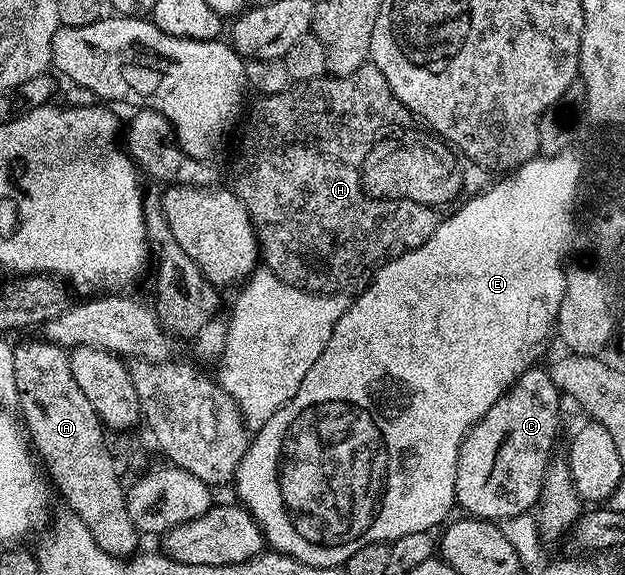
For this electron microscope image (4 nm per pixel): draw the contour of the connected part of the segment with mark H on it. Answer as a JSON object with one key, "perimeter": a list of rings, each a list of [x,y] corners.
{"perimeter":[[[370,61],[370,62],[367,62],[367,63],[365,63],[365,64],[363,64],[363,65],[362,65],[362,67],[360,67],[360,68],[359,68],[359,69],[355,69],[355,73],[351,73],[351,74],[350,74],[350,75],[338,75],[338,76],[336,76],[336,77],[322,77],[322,78],[320,78],[320,79],[309,79],[309,80],[307,80],[307,81],[306,81],[306,82],[305,82],[305,83],[293,83],[293,84],[292,84],[292,85],[290,85],[290,86],[289,86],[289,88],[288,88],[288,89],[287,89],[287,90],[285,90],[285,91],[280,91],[280,92],[279,92],[279,93],[278,93],[278,95],[267,95],[267,96],[264,96],[264,97],[261,97],[261,98],[258,98],[258,99],[257,99],[257,100],[256,100],[256,101],[257,101],[257,102],[258,102],[258,103],[257,103],[257,104],[255,104],[255,105],[254,105],[254,107],[253,107],[253,108],[251,108],[251,109],[250,109],[250,111],[249,111],[249,108],[248,108],[248,111],[247,111],[247,119],[248,119],[248,115],[249,115],[249,124],[247,124],[247,125],[246,125],[246,127],[245,127],[245,136],[243,136],[243,137],[242,137],[242,139],[241,139],[241,156],[239,156],[239,157],[238,157],[238,159],[237,159],[237,167],[238,167],[238,171],[237,171],[237,187],[236,187],[236,186],[235,186],[235,194],[236,194],[236,196],[237,196],[237,199],[238,199],[238,200],[239,200],[239,202],[241,202],[241,204],[243,204],[243,205],[244,205],[244,206],[245,206],[245,208],[246,208],[246,209],[247,209],[247,213],[248,213],[248,214],[249,214],[249,220],[251,220],[251,221],[252,221],[252,222],[253,222],[253,230],[254,230],[254,232],[255,232],[255,234],[256,234],[256,237],[257,237],[257,245],[258,245],[258,248],[259,248],[259,255],[260,255],[260,258],[261,258],[261,259],[262,259],[262,260],[263,260],[263,263],[264,263],[264,266],[266,266],[266,267],[268,267],[268,268],[269,268],[269,270],[270,270],[270,271],[274,271],[274,273],[276,273],[276,275],[278,275],[278,277],[279,277],[279,278],[281,278],[281,279],[282,279],[282,280],[283,280],[283,281],[284,281],[284,282],[285,282],[285,283],[286,283],[286,284],[287,284],[287,285],[291,285],[291,286],[292,286],[292,287],[298,287],[298,288],[299,288],[299,289],[300,289],[300,290],[301,290],[301,291],[312,291],[312,292],[314,292],[314,293],[316,293],[316,294],[318,294],[318,295],[336,295],[336,294],[337,294],[337,293],[336,293],[336,292],[335,292],[335,290],[333,290],[333,287],[345,287],[345,289],[344,289],[344,290],[343,290],[343,292],[342,292],[342,293],[341,293],[341,294],[343,294],[343,295],[348,295],[348,296],[350,296],[350,297],[353,297],[353,296],[356,296],[356,295],[357,295],[357,294],[358,294],[358,293],[360,293],[360,292],[362,292],[362,291],[364,291],[364,290],[365,290],[365,288],[366,288],[366,287],[368,287],[368,286],[369,286],[369,284],[370,284],[370,282],[371,282],[371,273],[373,273],[373,272],[376,272],[376,270],[377,270],[377,268],[379,268],[379,267],[382,267],[382,265],[383,265],[383,264],[385,264],[385,263],[390,263],[390,262],[391,262],[391,260],[392,260],[392,259],[394,259],[394,258],[395,258],[395,257],[399,257],[399,256],[400,256],[400,255],[402,255],[402,254],[403,254],[403,253],[407,253],[407,252],[408,252],[408,251],[410,251],[410,250],[411,250],[411,249],[415,249],[415,248],[416,248],[416,247],[418,247],[418,246],[419,246],[419,245],[423,245],[423,241],[427,241],[427,237],[431,237],[431,233],[435,233],[435,229],[439,229],[439,225],[443,225],[443,221],[447,221],[447,220],[448,220],[448,219],[450,219],[450,218],[451,218],[451,217],[452,217],[452,215],[454,215],[454,214],[455,214],[455,213],[456,213],[456,211],[457,211],[457,210],[458,210],[458,209],[460,209],[460,208],[461,208],[461,206],[462,206],[462,205],[463,205],[463,204],[465,204],[465,203],[466,203],[466,202],[467,202],[467,201],[471,201],[471,200],[472,200],[472,199],[473,199],[473,198],[475,198],[475,197],[476,197],[476,195],[479,195],[479,194],[481,194],[481,192],[482,192],[482,191],[484,191],[484,190],[486,190],[486,188],[488,188],[488,187],[489,187],[489,186],[490,186],[490,183],[491,183],[491,175],[490,175],[490,172],[489,172],[489,171],[488,171],[488,170],[486,170],[486,168],[483,168],[483,167],[480,167],[480,165],[478,165],[478,163],[473,163],[473,162],[471,162],[471,161],[470,161],[470,160],[469,160],[469,159],[468,159],[468,157],[466,157],[466,156],[465,156],[465,155],[462,155],[462,154],[460,154],[460,153],[458,153],[458,152],[457,152],[457,151],[456,151],[456,150],[454,150],[454,148],[453,148],[453,147],[452,147],[452,146],[450,146],[450,144],[448,144],[448,143],[446,143],[446,142],[445,142],[445,140],[444,140],[444,139],[442,139],[442,138],[440,138],[440,137],[438,137],[438,136],[437,136],[437,135],[436,135],[436,134],[433,134],[433,133],[430,133],[430,132],[429,132],[429,131],[428,131],[428,130],[425,130],[425,129],[420,129],[420,130],[421,130],[421,131],[416,131],[416,129],[415,129],[415,128],[413,128],[413,127],[409,127],[409,119],[410,119],[410,120],[411,120],[411,112],[410,112],[410,111],[409,111],[409,110],[408,110],[408,109],[407,109],[407,108],[405,108],[405,106],[404,106],[404,105],[403,105],[403,104],[401,104],[401,102],[399,102],[399,100],[398,100],[398,99],[397,99],[397,98],[396,98],[396,97],[395,97],[395,93],[394,93],[394,92],[393,92],[393,91],[392,91],[392,90],[391,90],[391,88],[390,88],[390,87],[389,87],[389,86],[388,86],[388,85],[387,85],[387,77],[383,77],[383,73],[379,73],[379,69],[378,69],[378,68],[377,68],[377,66],[376,66],[376,65],[374,65],[374,64],[373,64],[373,63],[372,63],[372,61]]]}

